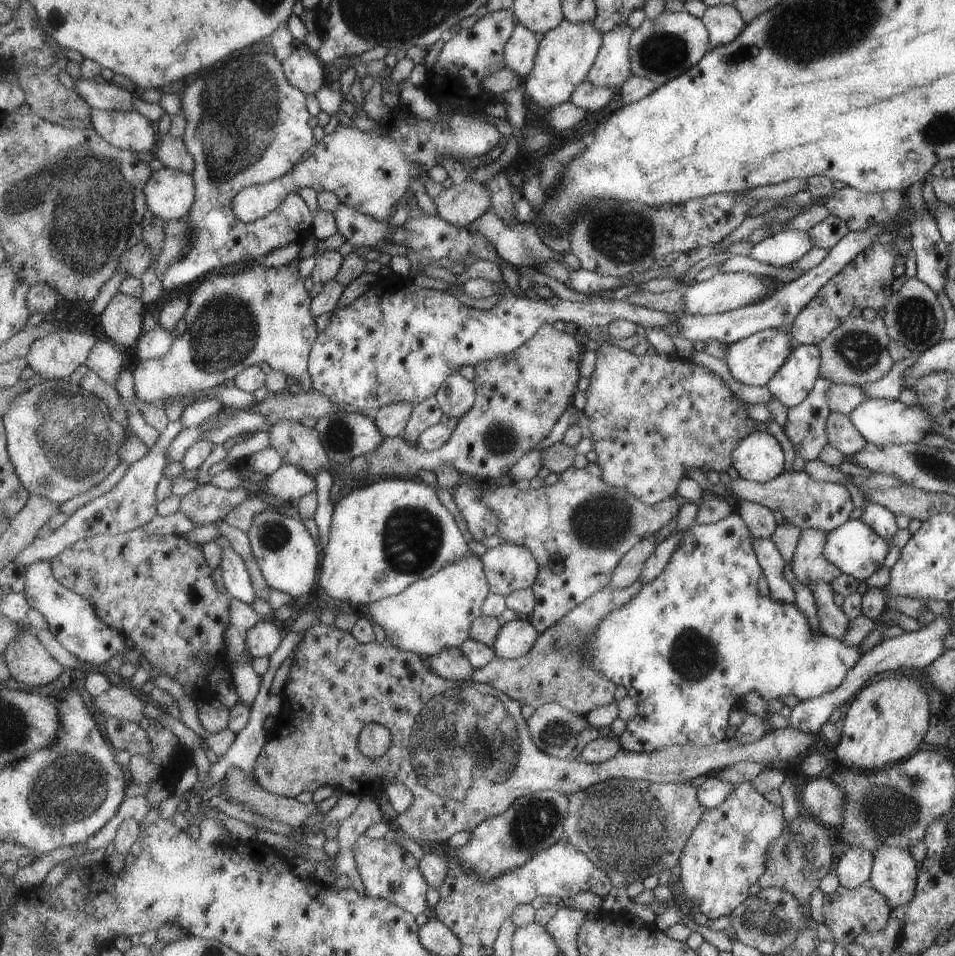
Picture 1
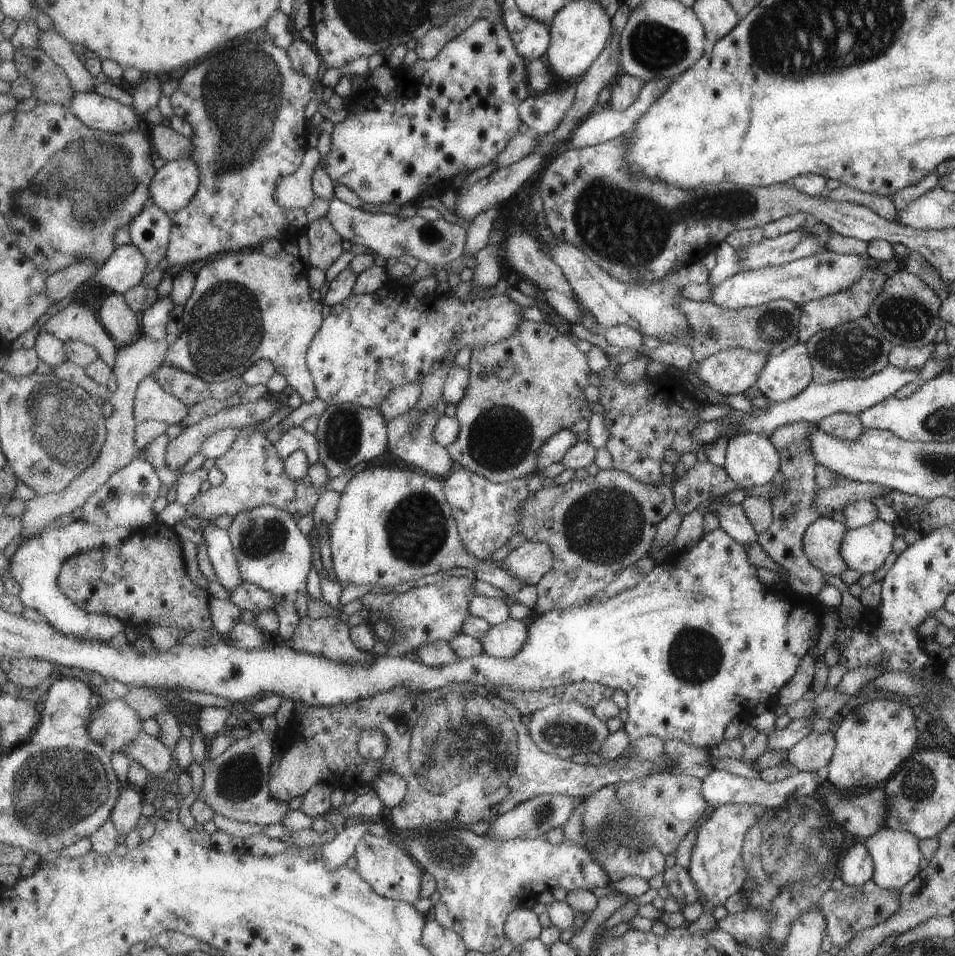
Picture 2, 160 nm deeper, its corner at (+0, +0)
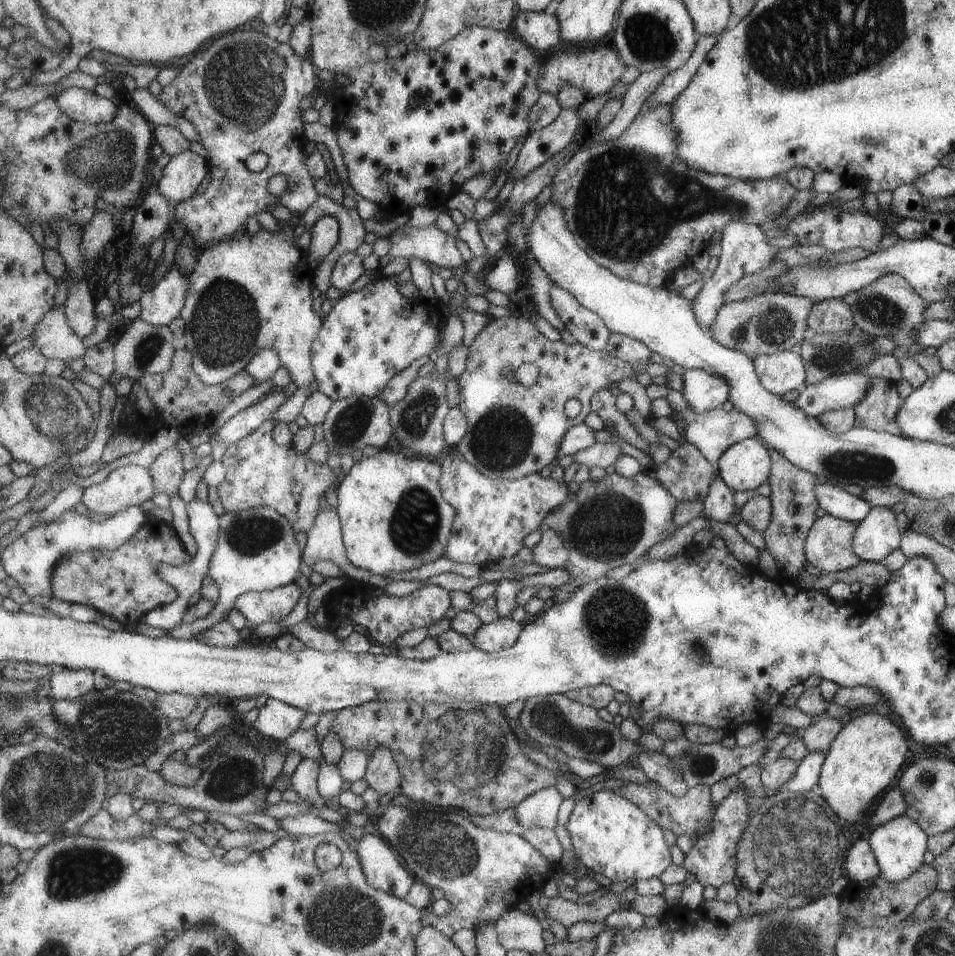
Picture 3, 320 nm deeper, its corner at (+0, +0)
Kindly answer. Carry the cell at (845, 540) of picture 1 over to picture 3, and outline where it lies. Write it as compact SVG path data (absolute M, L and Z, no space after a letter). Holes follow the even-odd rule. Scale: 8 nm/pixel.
M871 507L858 522L853 536L854 553L861 561L879 562L899 546L899 528L889 507Z

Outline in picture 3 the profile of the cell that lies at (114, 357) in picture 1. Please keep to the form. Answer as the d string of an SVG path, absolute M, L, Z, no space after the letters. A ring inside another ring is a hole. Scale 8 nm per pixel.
M55 305L35 327L33 347L48 359L58 358L68 363L83 357L88 349L68 323L64 305Z

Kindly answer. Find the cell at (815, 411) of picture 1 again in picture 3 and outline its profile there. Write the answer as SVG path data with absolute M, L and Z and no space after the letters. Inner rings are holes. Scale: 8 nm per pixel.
M773 448L766 449L770 460L770 474L766 482L770 485L768 497L773 514L770 518L770 526L761 535L765 542L764 549L781 564L779 571L783 571L785 576L790 578L799 570L803 570L803 563L806 562L802 546L812 522L816 519L815 508L819 507L813 490L816 476L797 468Z

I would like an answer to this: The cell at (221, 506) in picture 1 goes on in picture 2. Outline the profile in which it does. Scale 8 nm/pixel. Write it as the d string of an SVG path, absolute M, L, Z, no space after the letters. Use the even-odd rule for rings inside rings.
M263 421L247 425L239 430L235 444L223 455L214 460L225 474L225 480L204 494L198 494L188 505L187 512L201 521L214 520L217 516L233 516L246 513L263 505L273 505L290 512L297 520L314 512L319 502L320 490L308 476L293 480L286 471L286 459L277 454L275 444L263 432Z

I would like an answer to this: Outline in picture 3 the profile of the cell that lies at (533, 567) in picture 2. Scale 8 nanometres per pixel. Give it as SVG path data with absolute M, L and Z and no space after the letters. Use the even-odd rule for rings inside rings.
M547 529L543 532L542 539L532 551L535 562L550 568L550 570L565 567L570 557L570 548L565 544L563 535L555 529Z

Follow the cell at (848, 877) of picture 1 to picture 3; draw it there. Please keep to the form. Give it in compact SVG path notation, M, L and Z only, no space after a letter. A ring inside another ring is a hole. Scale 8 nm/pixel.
M865 838L851 845L846 856L847 880L851 883L873 881L880 874L873 851Z

